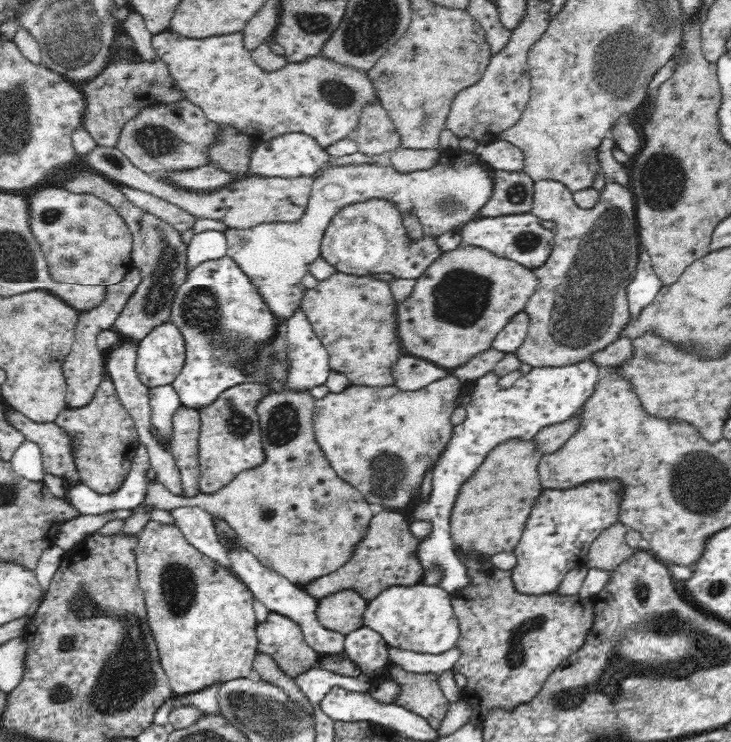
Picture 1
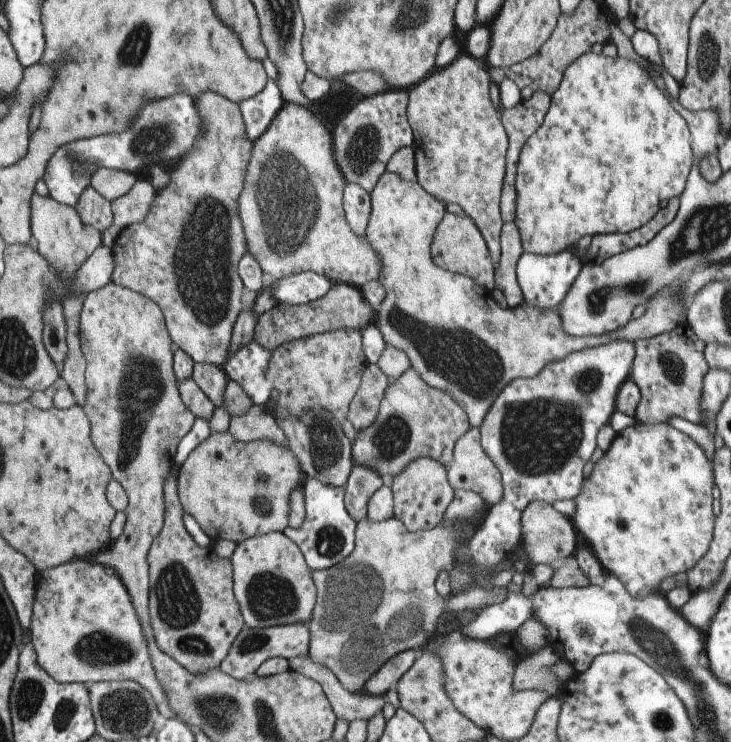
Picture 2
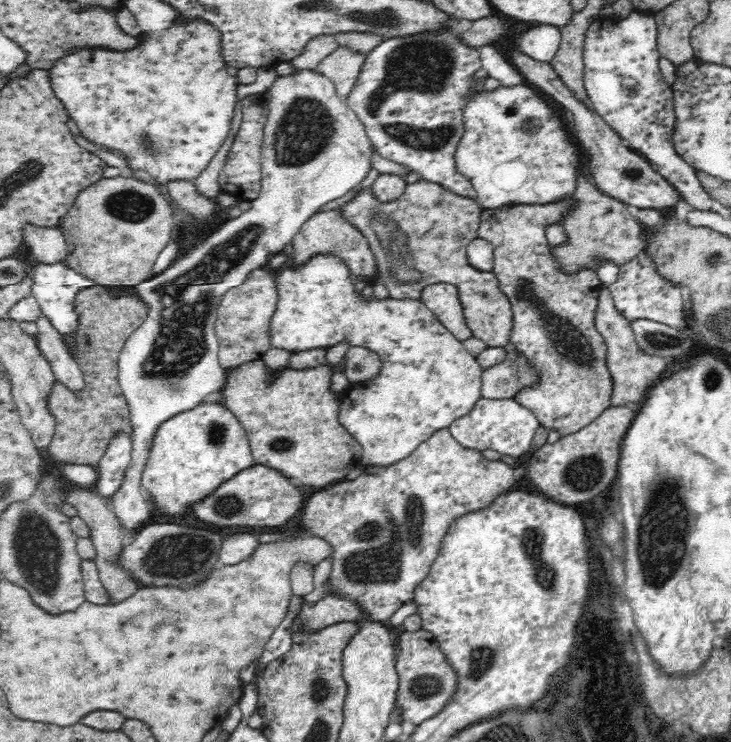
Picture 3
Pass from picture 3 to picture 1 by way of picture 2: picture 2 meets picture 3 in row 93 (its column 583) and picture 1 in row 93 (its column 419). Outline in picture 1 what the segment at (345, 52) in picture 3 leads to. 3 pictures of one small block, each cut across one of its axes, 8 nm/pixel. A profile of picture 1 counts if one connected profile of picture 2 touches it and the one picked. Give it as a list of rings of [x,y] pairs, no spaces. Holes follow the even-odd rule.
[[[172,28],[166,32],[160,32],[152,38],[152,46],[156,54],[168,64],[170,76],[176,80],[178,88],[186,92],[186,98],[204,110],[206,118],[210,122],[216,122],[218,126],[230,126],[248,132],[256,142],[270,142],[278,136],[286,136],[292,132],[302,132],[306,136],[312,136],[318,146],[328,148],[330,144],[336,144],[338,140],[348,138],[356,128],[358,120],[366,106],[378,104],[378,94],[368,78],[368,72],[334,62],[324,58],[322,54],[310,56],[302,62],[290,62],[280,70],[264,70],[260,68],[252,52],[244,48],[244,34],[224,34],[224,36],[210,36],[210,38],[186,38],[174,32]]]

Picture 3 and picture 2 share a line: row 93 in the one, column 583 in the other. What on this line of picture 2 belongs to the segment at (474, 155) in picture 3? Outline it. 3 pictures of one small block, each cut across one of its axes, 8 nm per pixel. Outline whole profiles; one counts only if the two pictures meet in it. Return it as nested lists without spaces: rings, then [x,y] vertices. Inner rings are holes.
[[[635,422],[621,434],[615,434],[609,450],[593,466],[591,476],[583,482],[581,494],[575,498],[575,516],[571,522],[589,542],[605,574],[617,576],[631,596],[643,598],[657,592],[661,578],[691,570],[707,552],[715,526],[715,516],[711,514],[713,482],[713,464],[693,440],[669,424]]]

